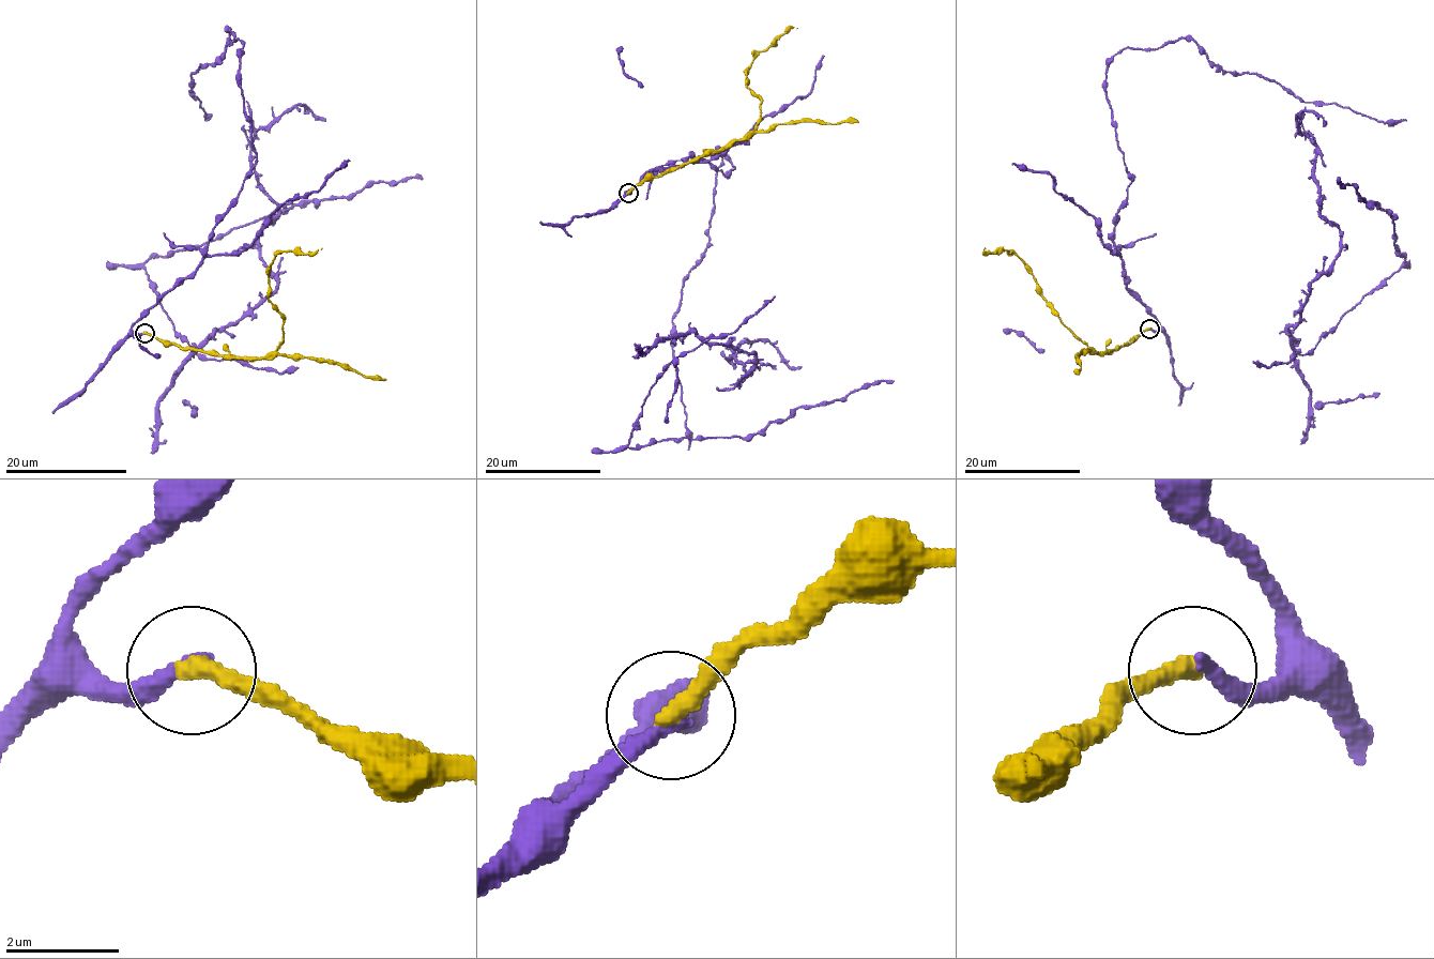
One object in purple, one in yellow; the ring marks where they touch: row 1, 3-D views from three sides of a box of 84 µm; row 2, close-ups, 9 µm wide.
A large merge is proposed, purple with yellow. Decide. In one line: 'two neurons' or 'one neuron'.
one neuron

